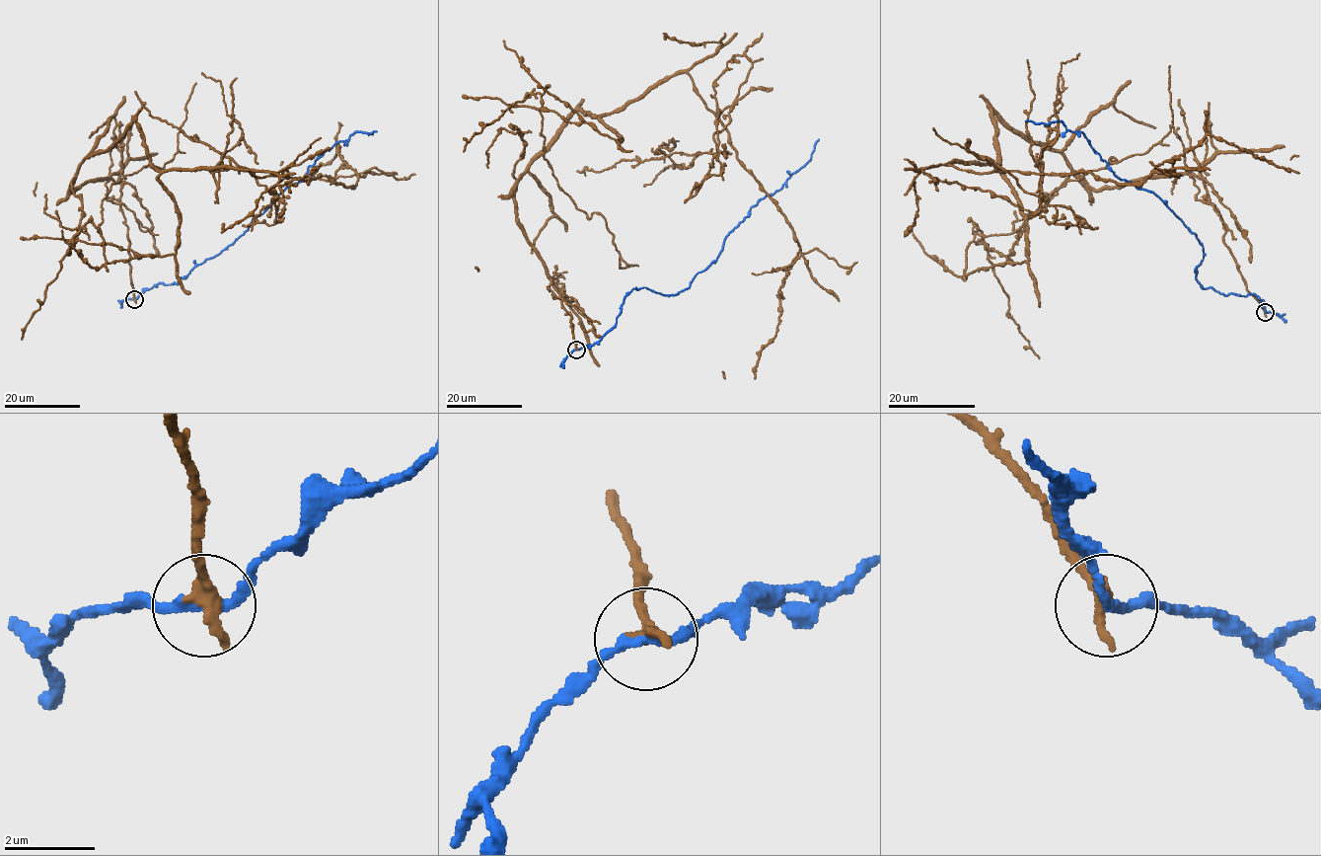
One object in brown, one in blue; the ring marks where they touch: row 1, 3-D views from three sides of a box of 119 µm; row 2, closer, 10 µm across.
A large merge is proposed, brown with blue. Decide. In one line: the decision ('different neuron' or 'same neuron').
different neuron

